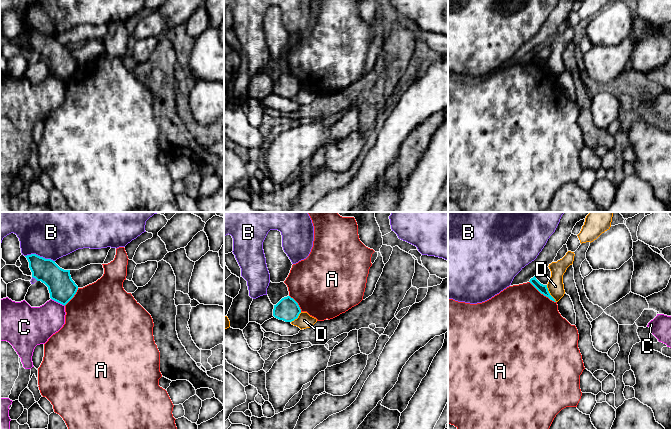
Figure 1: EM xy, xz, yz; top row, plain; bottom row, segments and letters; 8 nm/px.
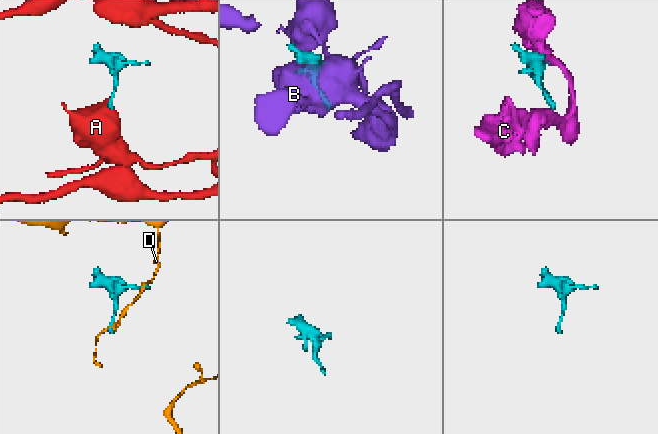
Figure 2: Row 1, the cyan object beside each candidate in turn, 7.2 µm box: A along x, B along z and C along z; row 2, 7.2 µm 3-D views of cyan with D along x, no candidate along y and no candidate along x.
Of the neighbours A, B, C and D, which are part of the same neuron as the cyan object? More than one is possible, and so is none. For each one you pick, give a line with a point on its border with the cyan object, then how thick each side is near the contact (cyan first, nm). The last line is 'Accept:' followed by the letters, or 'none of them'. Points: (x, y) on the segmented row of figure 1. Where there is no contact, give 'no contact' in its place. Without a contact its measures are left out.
Accept: none of them

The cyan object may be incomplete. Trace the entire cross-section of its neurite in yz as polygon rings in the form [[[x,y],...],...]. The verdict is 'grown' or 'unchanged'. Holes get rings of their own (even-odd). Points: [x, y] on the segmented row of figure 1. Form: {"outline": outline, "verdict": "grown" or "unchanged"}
{"outline": [[[534,276],[533,278],[530,279],[529,281],[541,294],[544,296],[548,297],[550,300],[555,301],[555,299],[550,295],[547,285],[541,284],[536,277]]], "verdict": "unchanged"}

